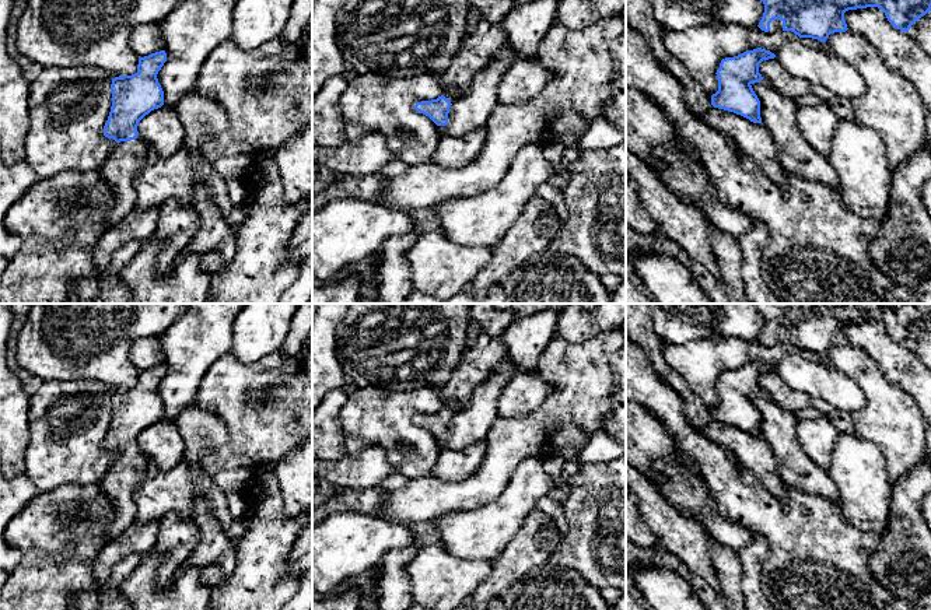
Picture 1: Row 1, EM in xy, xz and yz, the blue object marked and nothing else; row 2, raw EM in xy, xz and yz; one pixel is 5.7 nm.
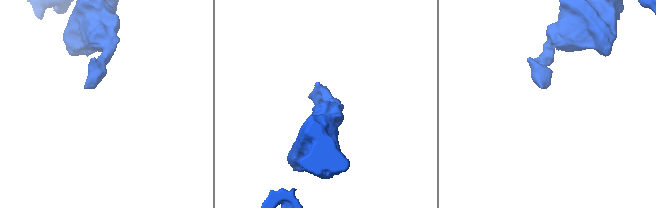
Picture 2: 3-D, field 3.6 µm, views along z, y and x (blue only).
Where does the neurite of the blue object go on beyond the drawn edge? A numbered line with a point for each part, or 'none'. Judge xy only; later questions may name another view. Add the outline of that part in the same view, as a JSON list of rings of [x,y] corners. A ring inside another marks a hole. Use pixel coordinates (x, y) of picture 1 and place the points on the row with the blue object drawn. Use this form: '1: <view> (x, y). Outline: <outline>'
1: xy (123, 164). Outline: [[[140,136],[130,141],[116,143],[104,164],[102,172],[115,194],[115,206],[111,210],[106,229],[133,214],[136,206],[134,179],[148,148]]]

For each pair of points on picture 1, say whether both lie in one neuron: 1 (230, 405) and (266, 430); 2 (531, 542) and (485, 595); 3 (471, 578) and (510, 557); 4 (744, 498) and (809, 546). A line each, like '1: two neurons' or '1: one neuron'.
1: one neuron
2: one neuron
3: two neurons
4: one neuron

